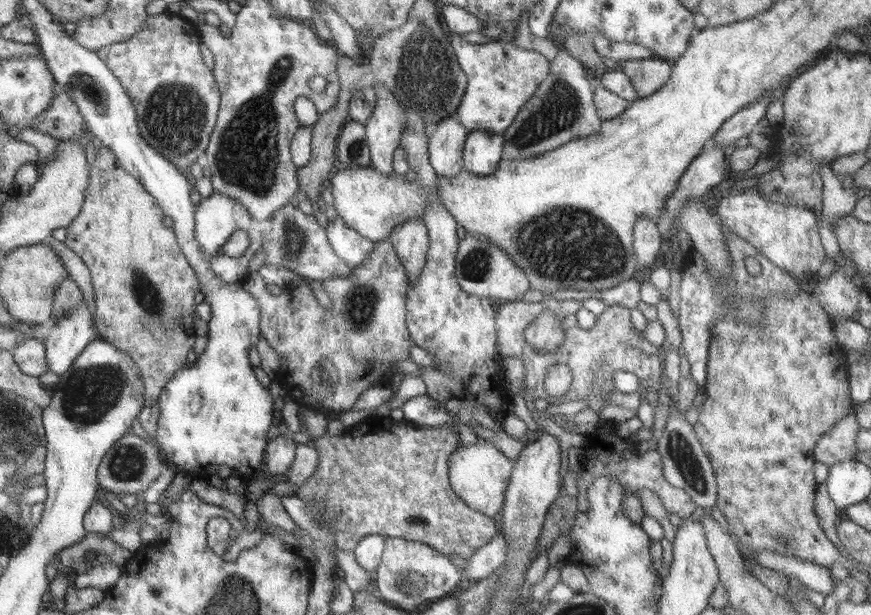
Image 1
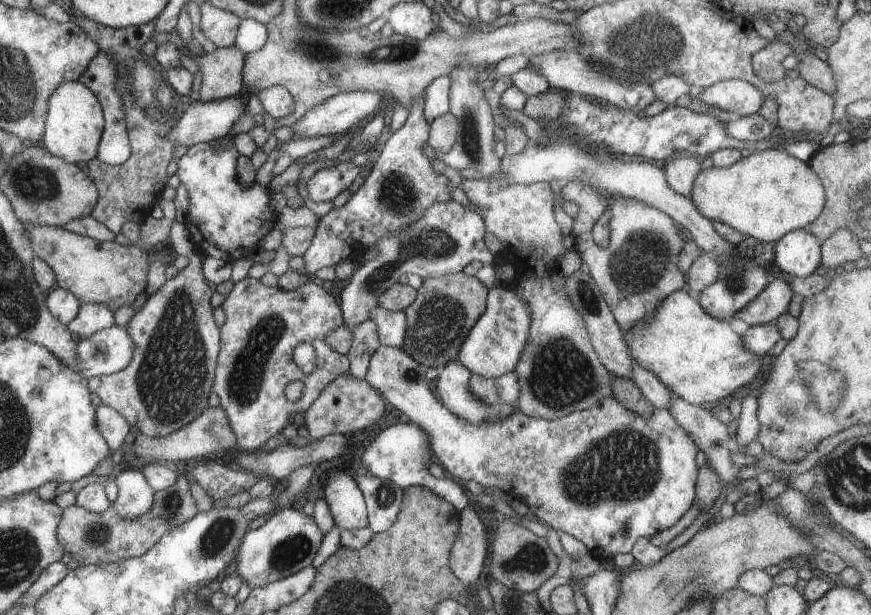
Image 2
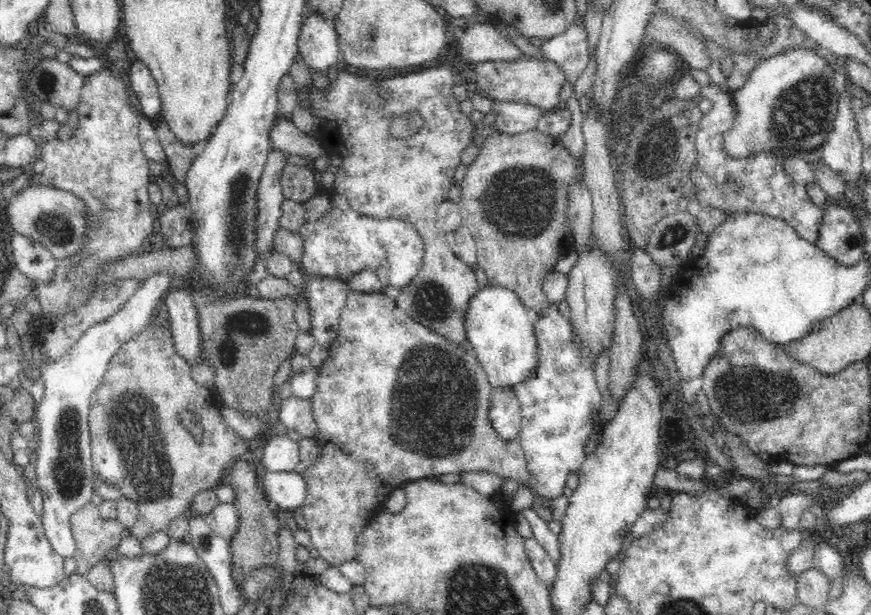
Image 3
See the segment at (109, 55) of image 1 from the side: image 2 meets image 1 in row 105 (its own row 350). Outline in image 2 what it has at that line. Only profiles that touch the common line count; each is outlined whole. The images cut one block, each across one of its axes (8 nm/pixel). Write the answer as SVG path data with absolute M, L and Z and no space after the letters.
M192 253L189 264L174 278L149 292L146 303L132 316L125 326L136 344L133 360L116 374L90 377L90 390L98 394L102 404L117 410L130 426L136 426L142 434L165 437L200 417L208 406L208 394L213 388L216 358L220 358L220 331L212 316L212 288L204 280L200 264L203 259Z

